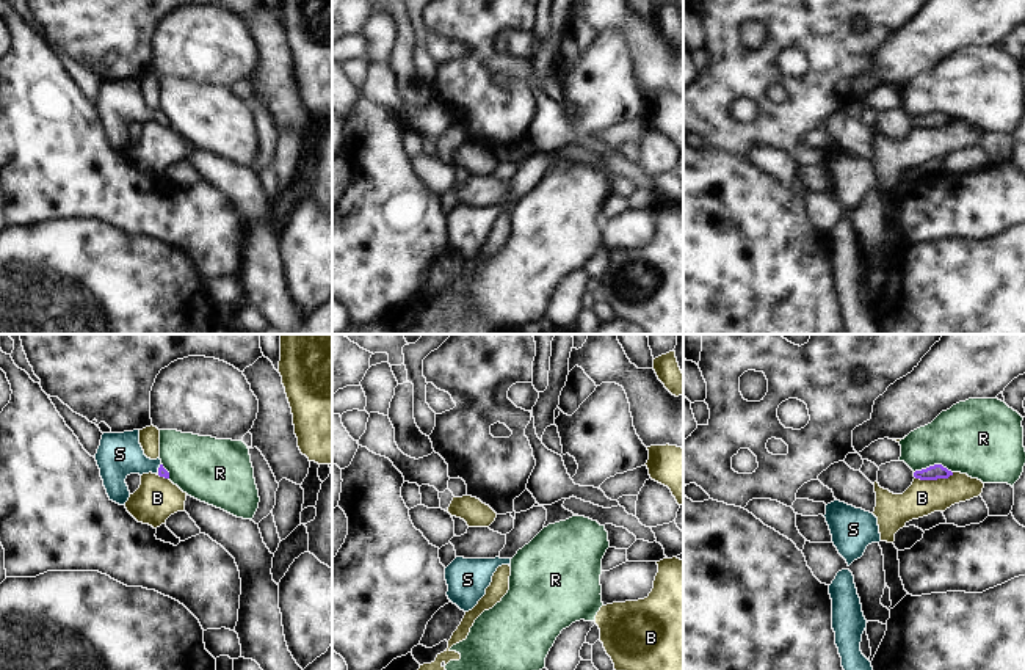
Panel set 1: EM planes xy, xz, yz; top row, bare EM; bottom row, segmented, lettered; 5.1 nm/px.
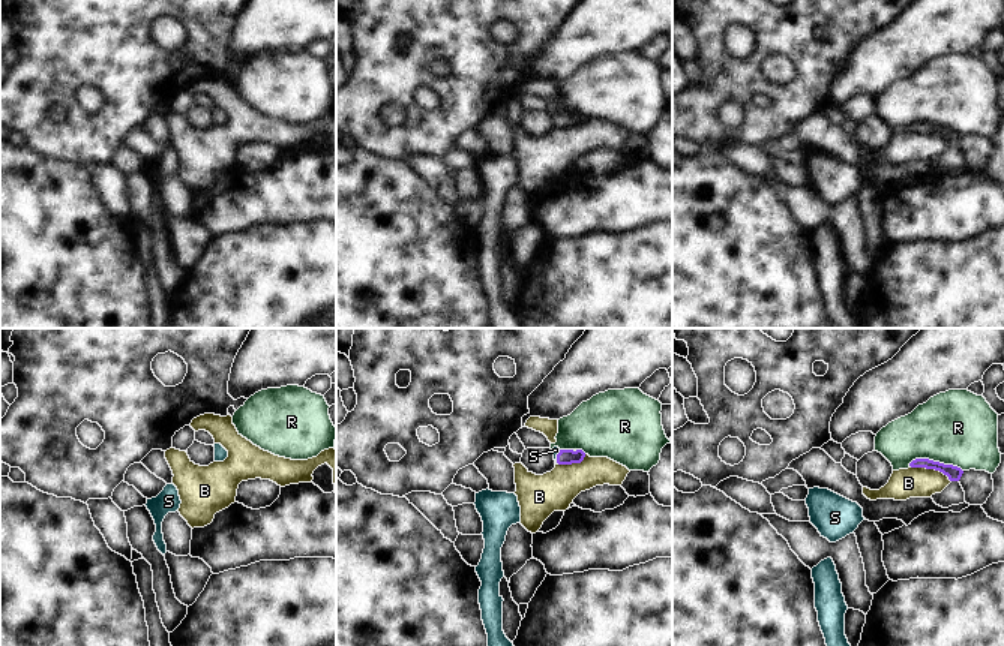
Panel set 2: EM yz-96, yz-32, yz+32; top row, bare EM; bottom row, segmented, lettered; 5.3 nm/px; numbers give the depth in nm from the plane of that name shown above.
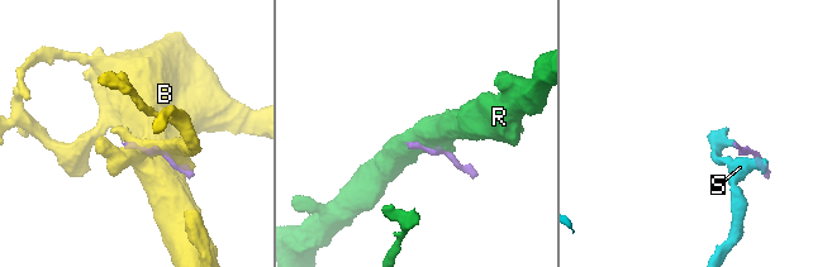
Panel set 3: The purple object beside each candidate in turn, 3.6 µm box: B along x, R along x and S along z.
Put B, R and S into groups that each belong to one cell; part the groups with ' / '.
B / R / S

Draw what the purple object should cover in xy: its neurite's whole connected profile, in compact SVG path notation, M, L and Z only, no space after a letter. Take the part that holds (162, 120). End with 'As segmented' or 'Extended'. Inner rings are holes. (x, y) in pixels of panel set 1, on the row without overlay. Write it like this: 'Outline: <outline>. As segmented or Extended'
Outline: M139 78L103 82L96 102L100 126L110 149L125 154L130 146L125 127L130 122L157 122L169 127L161 108L150 108L139 93Z. Extended.

